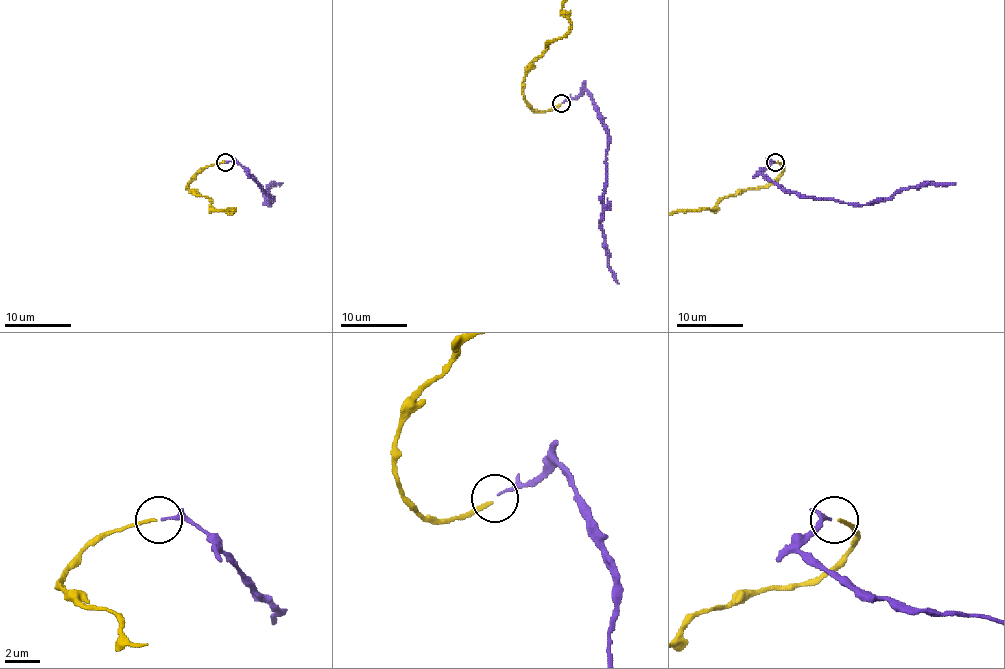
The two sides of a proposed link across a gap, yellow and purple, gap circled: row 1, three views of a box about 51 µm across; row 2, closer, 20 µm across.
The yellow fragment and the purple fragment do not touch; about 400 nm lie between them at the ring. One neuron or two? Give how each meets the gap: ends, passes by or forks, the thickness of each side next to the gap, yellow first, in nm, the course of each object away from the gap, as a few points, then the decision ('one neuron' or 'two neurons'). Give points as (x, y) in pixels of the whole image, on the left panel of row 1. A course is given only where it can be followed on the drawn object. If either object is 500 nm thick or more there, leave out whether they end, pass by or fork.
yellow ends; purple ends; calibres 200 and 140 nm; course purple (226, 163), (239, 163), (271, 196), (268, 204), (264, 193), (273, 184), (283, 183); one neuron

